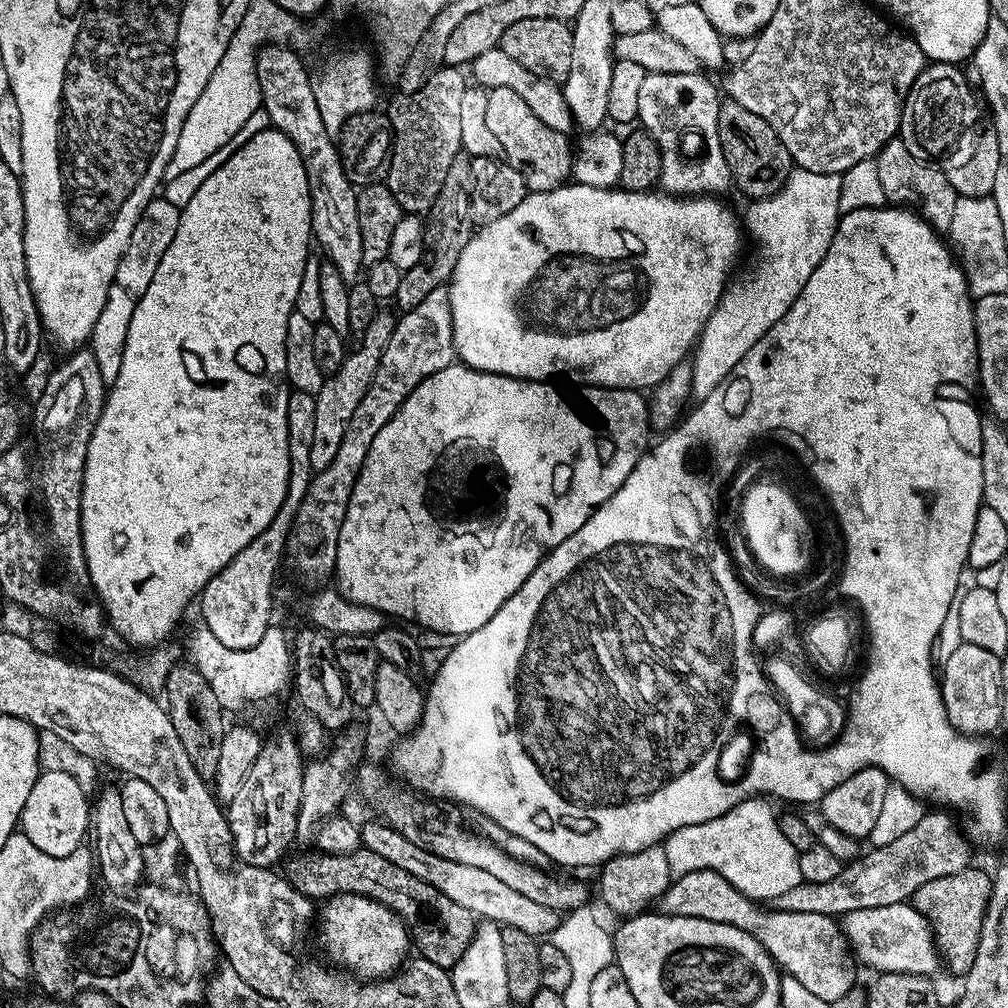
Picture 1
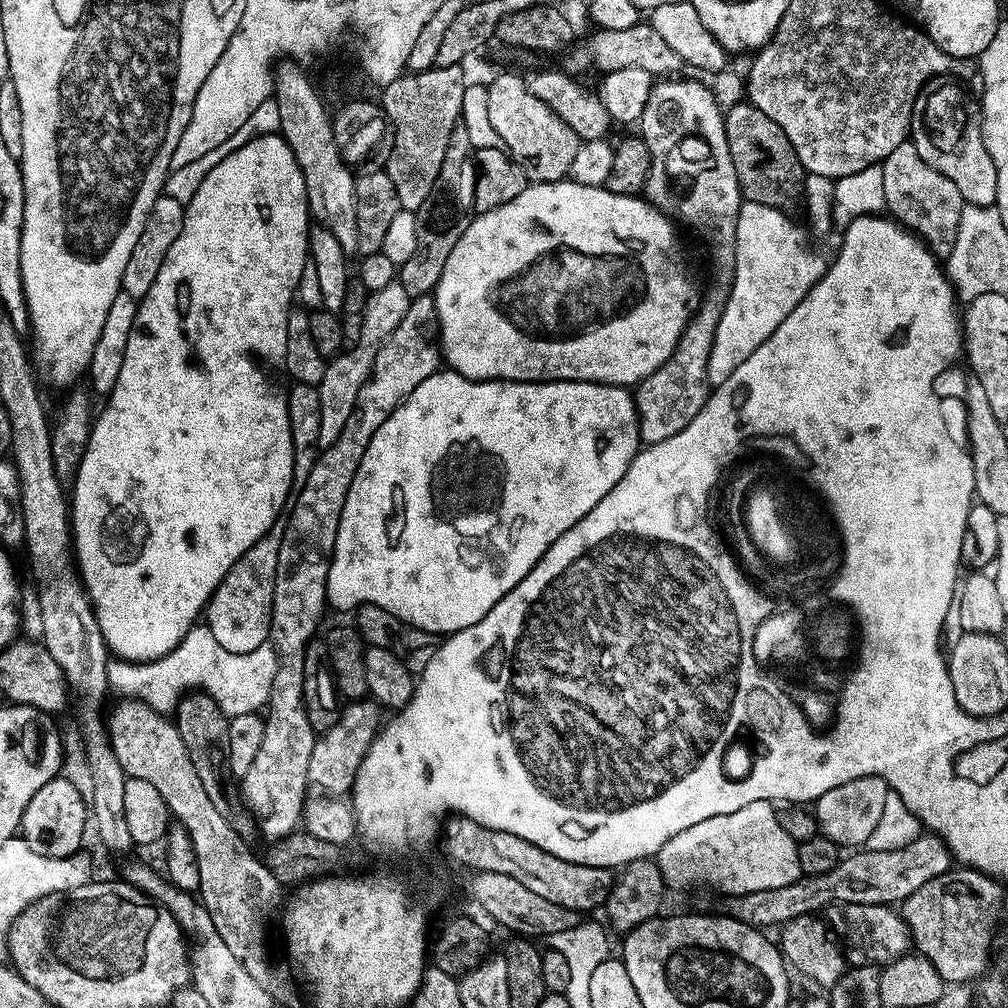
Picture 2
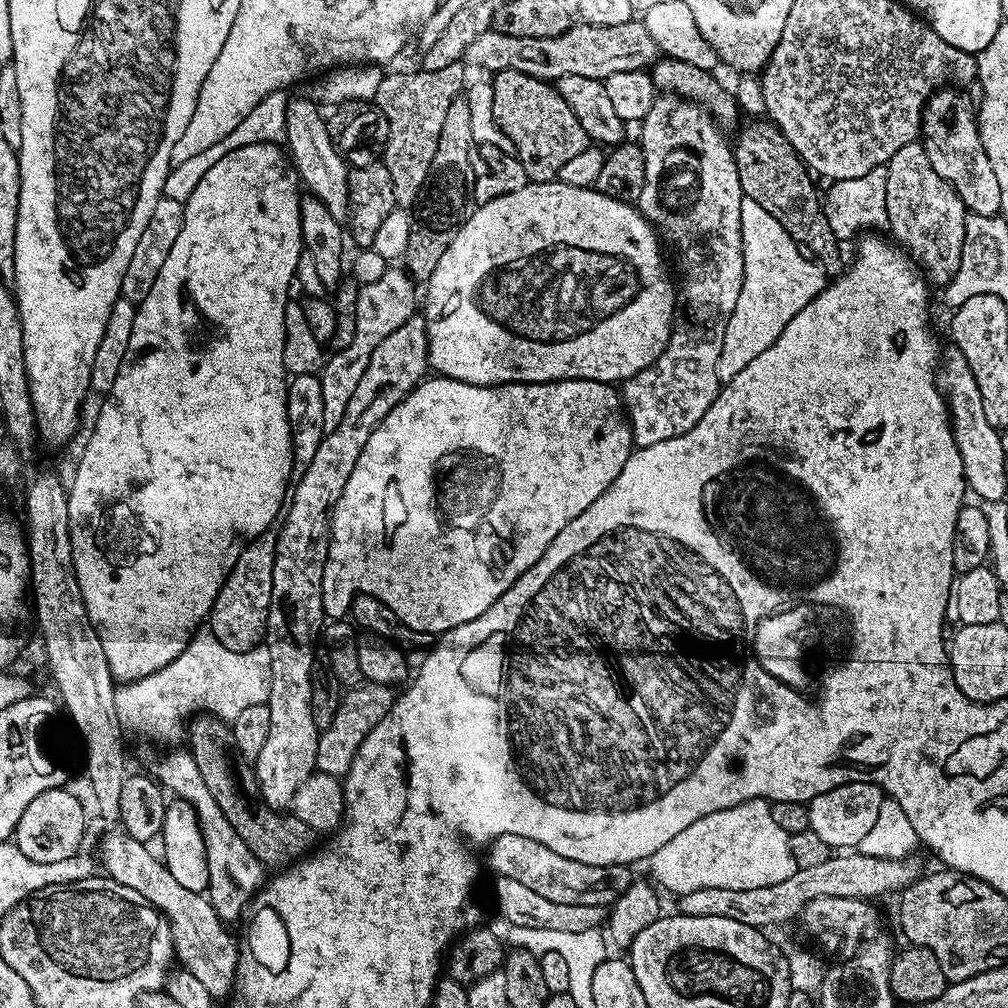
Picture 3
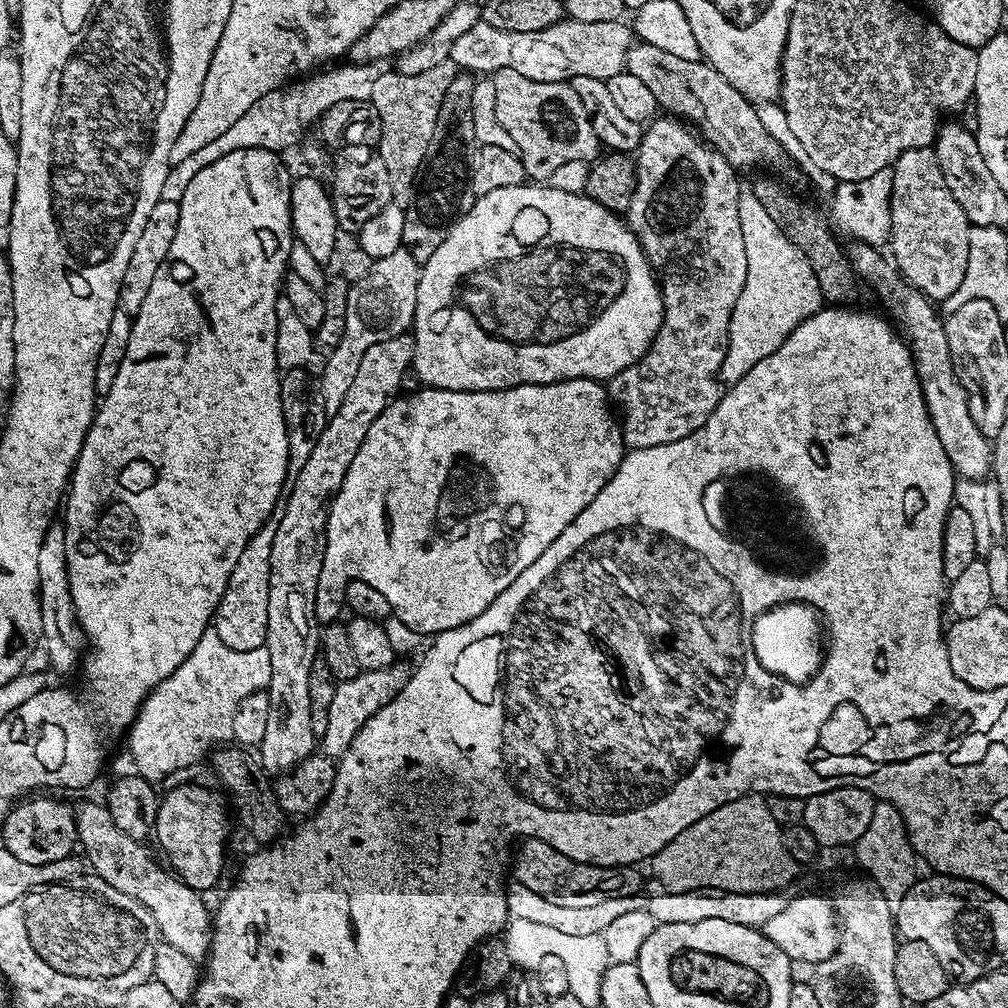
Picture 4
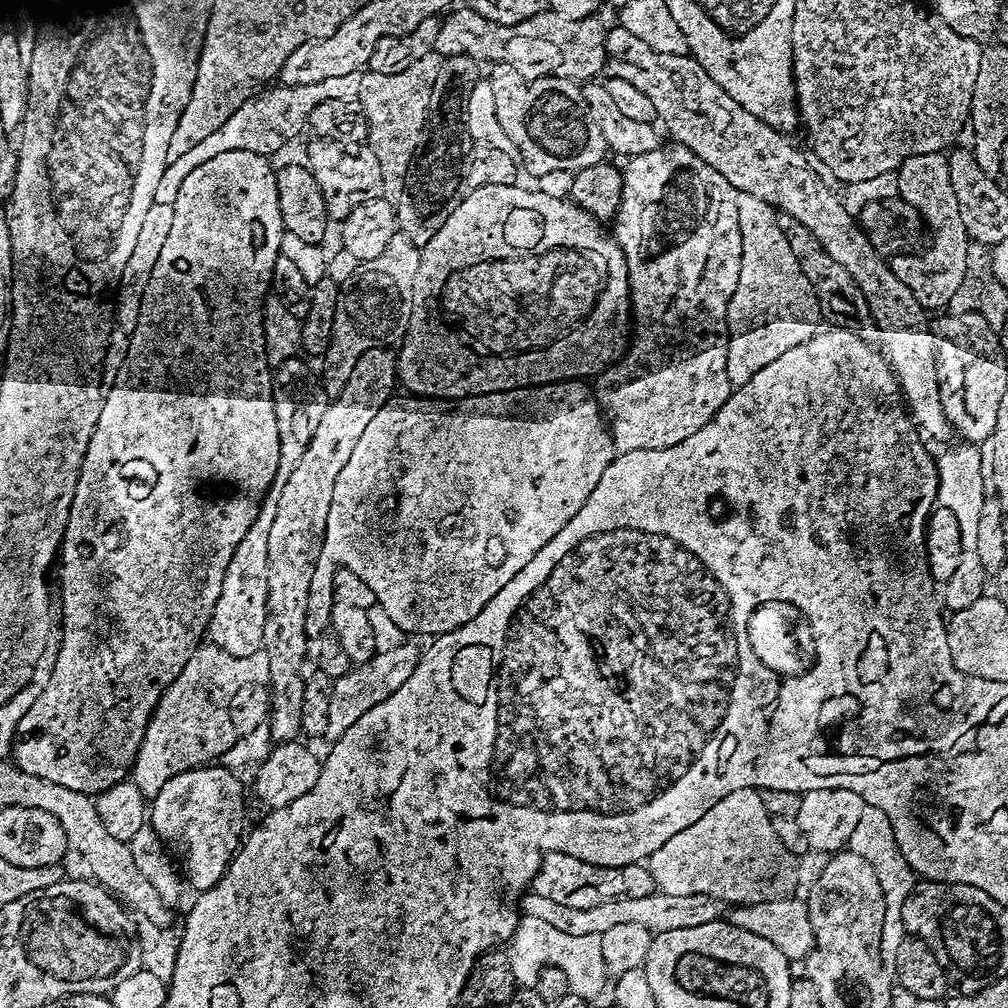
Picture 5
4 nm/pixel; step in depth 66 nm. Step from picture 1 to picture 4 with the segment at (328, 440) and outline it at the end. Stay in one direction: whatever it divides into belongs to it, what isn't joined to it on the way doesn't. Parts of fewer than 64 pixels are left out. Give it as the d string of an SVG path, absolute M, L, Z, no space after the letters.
M407 247L386 254L386 258L372 261L370 274L357 284L351 285L346 298L346 330L342 342L326 358L328 364L324 373L318 376L318 385L325 398L325 410L328 414L342 406L346 390L350 390L354 377L358 375L358 362L370 346L386 342L386 338L403 336L411 329L416 319L416 299L420 281L421 261L415 260L408 253Z

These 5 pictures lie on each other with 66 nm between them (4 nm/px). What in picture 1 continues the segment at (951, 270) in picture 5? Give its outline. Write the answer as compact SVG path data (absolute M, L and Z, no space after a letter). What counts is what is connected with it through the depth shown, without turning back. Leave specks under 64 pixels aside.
M893 138L876 153L874 163L885 201L896 206L907 206L919 212L920 217L937 230L950 228L958 194L954 186L950 186L943 170L933 161L910 154L903 140Z

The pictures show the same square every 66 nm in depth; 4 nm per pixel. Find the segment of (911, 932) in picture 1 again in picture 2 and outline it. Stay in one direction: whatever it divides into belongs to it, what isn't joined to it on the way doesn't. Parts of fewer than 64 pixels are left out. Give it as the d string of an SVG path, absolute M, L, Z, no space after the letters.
M831 903L826 909L826 923L842 945L849 965L859 966L868 961L883 966L900 956L909 955L910 933L895 907L887 904Z

